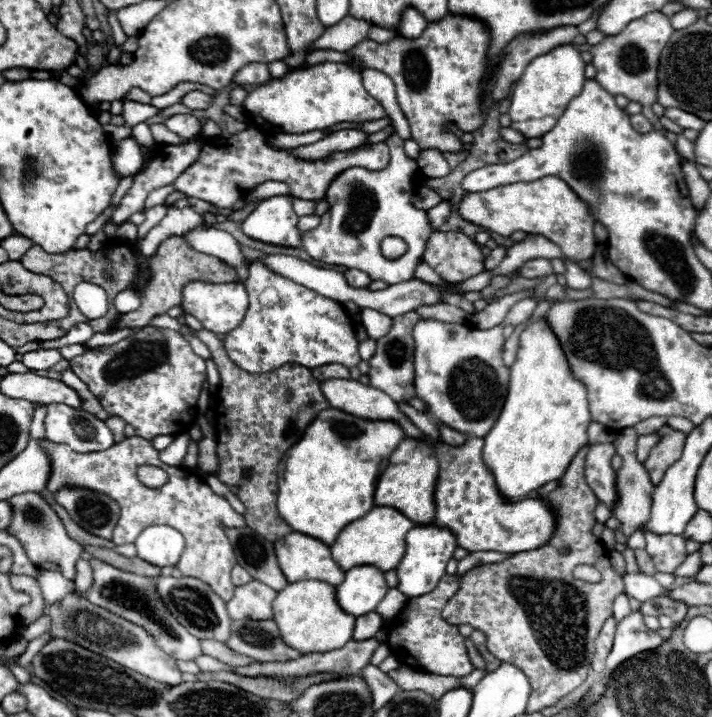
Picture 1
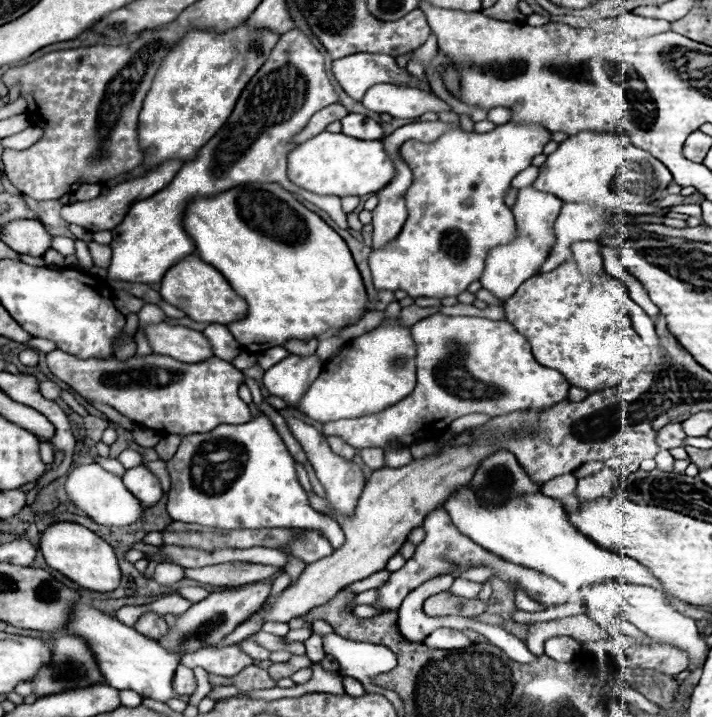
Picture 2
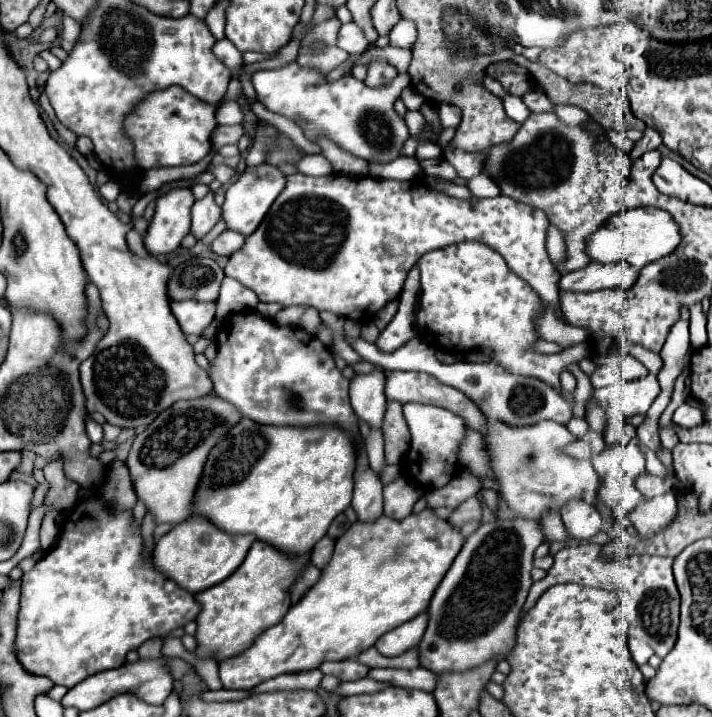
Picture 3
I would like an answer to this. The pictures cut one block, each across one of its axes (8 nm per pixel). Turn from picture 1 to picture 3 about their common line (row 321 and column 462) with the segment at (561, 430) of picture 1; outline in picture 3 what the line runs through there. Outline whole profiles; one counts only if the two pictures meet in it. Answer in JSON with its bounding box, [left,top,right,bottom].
[220,508,462,690]

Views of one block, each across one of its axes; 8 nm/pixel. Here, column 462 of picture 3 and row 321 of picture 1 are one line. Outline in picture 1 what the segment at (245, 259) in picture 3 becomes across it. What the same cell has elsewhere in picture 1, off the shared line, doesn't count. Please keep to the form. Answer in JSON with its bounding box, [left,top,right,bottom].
[182,280,248,334]

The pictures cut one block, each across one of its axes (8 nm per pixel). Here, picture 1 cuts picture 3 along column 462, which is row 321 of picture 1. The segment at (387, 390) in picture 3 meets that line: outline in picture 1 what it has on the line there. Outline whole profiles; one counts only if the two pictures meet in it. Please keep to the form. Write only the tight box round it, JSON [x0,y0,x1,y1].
[370,312,420,402]

